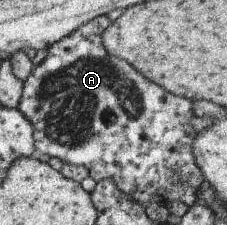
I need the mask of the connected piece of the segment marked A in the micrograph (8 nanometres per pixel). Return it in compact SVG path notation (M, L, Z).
M108 16L96 17L92 21L82 25L80 29L77 29L72 35L64 37L58 41L54 42L48 48L48 55L46 58L40 62L38 65L33 65L32 71L28 76L28 79L23 81L23 94L22 99L20 99L20 105L18 109L28 117L28 121L31 121L34 125L34 141L36 141L36 156L46 153L50 157L58 157L63 163L70 163L72 165L84 166L89 171L89 176L95 179L97 182L103 179L109 179L117 183L119 188L127 195L133 195L134 200L136 200L140 205L146 206L150 203L165 204L172 203L172 201L182 201L186 205L191 206L197 202L196 194L200 190L204 176L202 175L200 166L194 157L194 152L192 151L192 141L196 137L196 131L194 127L190 124L190 119L192 119L192 103L184 97L176 97L172 93L166 93L164 89L158 89L158 85L150 83L146 77L140 77L140 73L130 67L128 61L108 55L108 51L102 43L102 33L108 29L108 26L112 23Z

